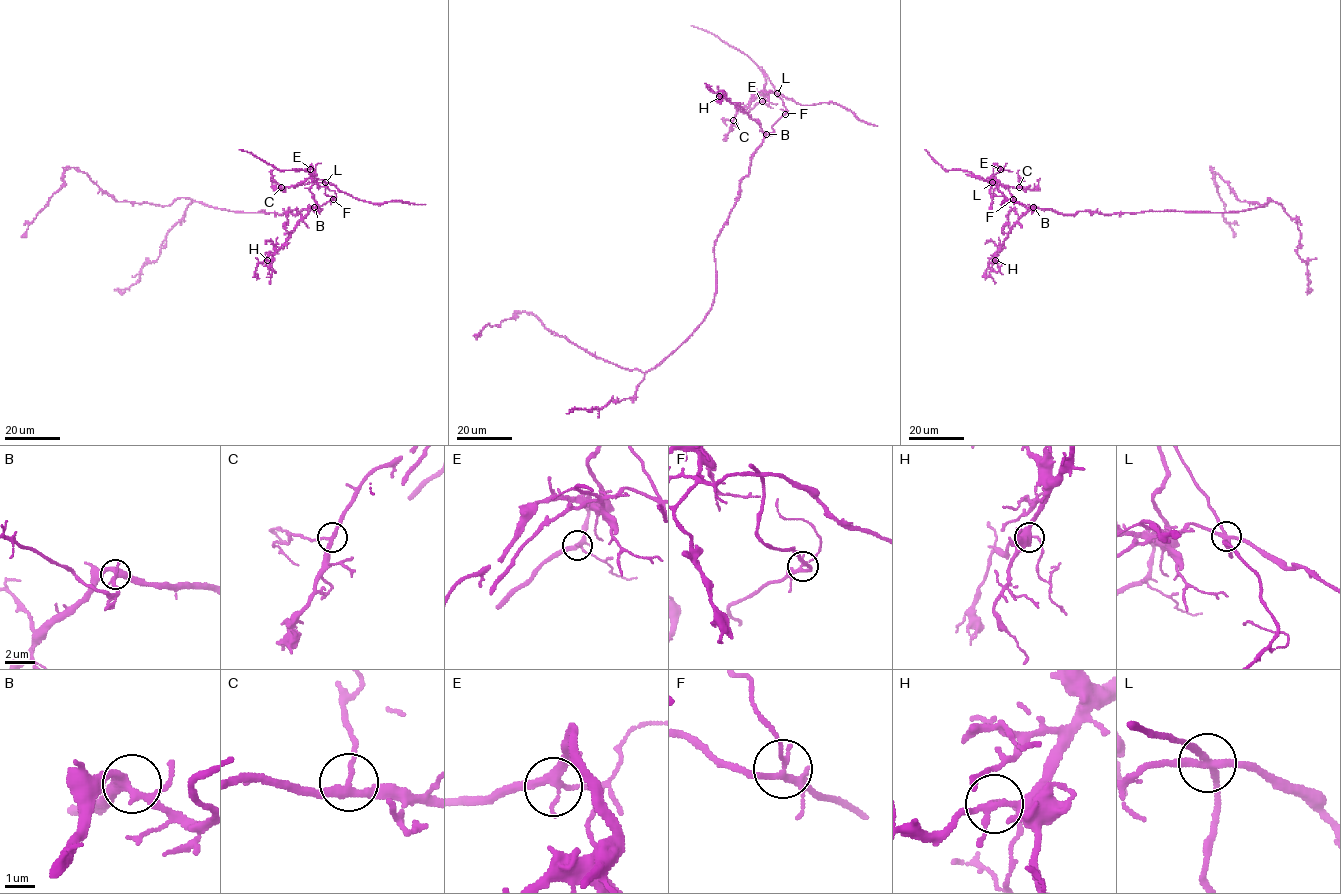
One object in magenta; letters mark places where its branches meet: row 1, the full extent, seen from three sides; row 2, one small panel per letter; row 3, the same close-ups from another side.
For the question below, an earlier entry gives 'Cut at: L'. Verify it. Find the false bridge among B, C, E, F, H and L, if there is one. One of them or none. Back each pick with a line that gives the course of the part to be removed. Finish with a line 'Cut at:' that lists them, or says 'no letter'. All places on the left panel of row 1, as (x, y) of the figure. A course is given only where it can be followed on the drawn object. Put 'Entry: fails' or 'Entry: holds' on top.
Entry: holds
L: foreign part runs (325, 182), (316, 184), (309, 172), (277, 170), (239, 149)
Cut at: L

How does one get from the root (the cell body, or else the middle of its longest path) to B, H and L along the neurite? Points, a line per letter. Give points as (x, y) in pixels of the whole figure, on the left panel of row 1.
B: (264, 211), (283, 214), (289, 211), (297, 214), (314, 207)
H: (264, 211), (283, 214), (289, 211), (297, 214), (312, 206), (287, 241), (267, 260)
L: (264, 211), (297, 214), (312, 207), (321, 210), (321, 205), (334, 199), (325, 194), (325, 182)

